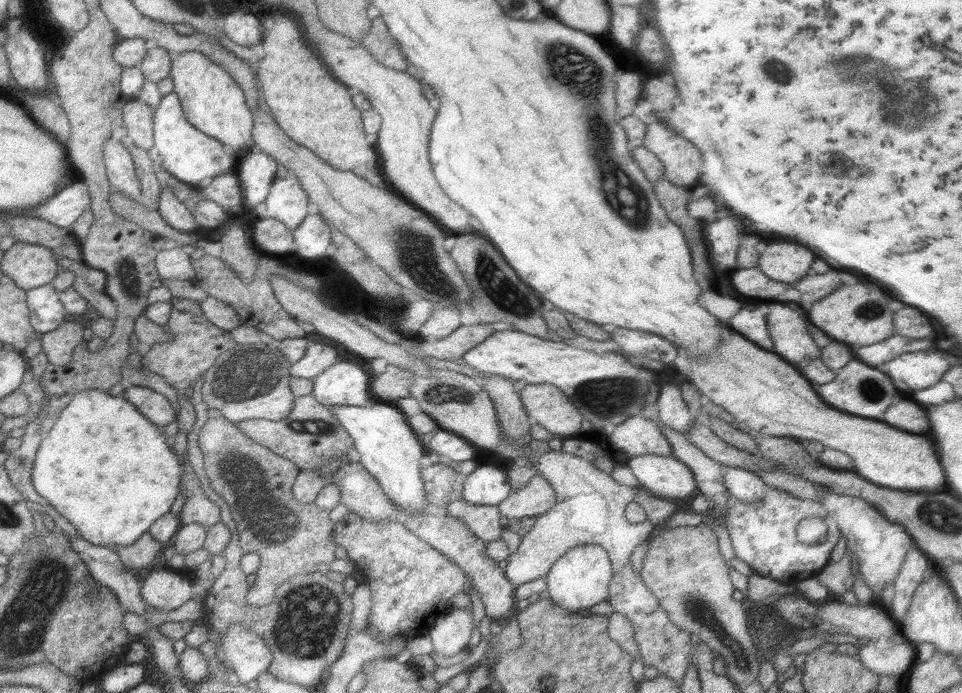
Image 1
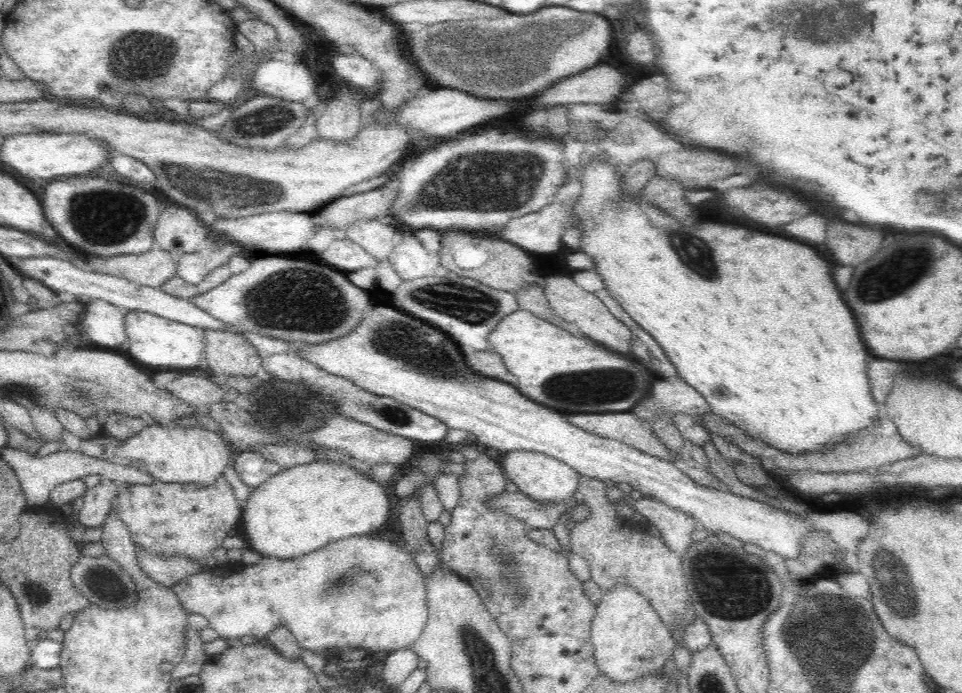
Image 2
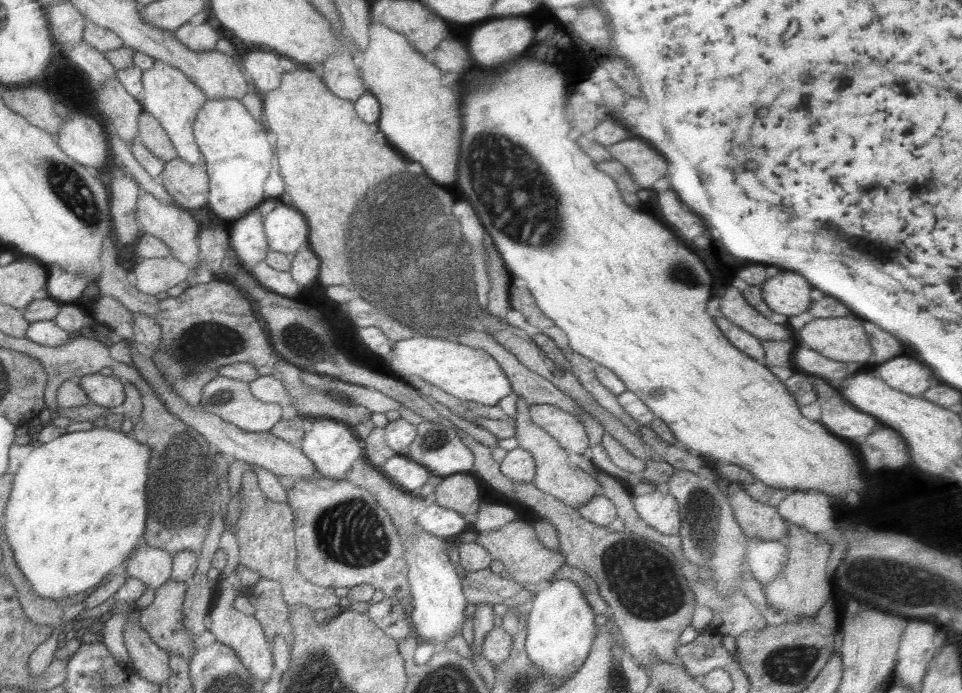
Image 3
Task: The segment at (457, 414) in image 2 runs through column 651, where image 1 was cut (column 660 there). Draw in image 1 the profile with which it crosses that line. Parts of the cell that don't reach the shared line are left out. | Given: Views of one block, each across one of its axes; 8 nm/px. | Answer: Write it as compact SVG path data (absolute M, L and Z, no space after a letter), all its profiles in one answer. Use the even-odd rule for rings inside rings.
M633 456L627 466L639 480L641 490L647 490L655 498L685 498L697 486L689 466L673 456Z

